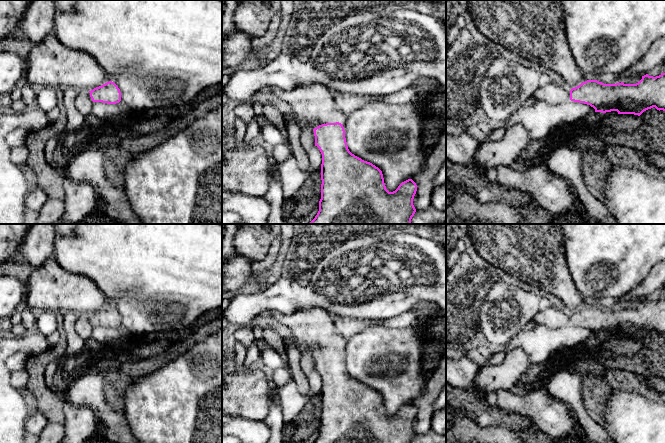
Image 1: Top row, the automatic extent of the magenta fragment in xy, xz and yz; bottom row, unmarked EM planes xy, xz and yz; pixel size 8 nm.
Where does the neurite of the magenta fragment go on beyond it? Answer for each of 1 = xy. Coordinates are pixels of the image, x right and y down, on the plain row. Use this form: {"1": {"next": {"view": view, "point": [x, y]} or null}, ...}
{"1": {"next": null}}

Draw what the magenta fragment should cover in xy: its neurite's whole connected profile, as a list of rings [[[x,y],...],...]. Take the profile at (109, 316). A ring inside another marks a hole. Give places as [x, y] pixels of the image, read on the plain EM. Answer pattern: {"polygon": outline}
{"polygon": [[[112,305],[94,312],[93,314],[89,315],[89,317],[93,326],[116,328],[121,325],[120,313]]]}

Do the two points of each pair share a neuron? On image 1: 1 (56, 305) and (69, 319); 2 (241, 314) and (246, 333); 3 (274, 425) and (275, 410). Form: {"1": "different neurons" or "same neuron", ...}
{"1": "different neurons", "2": "different neurons", "3": "same neuron"}

